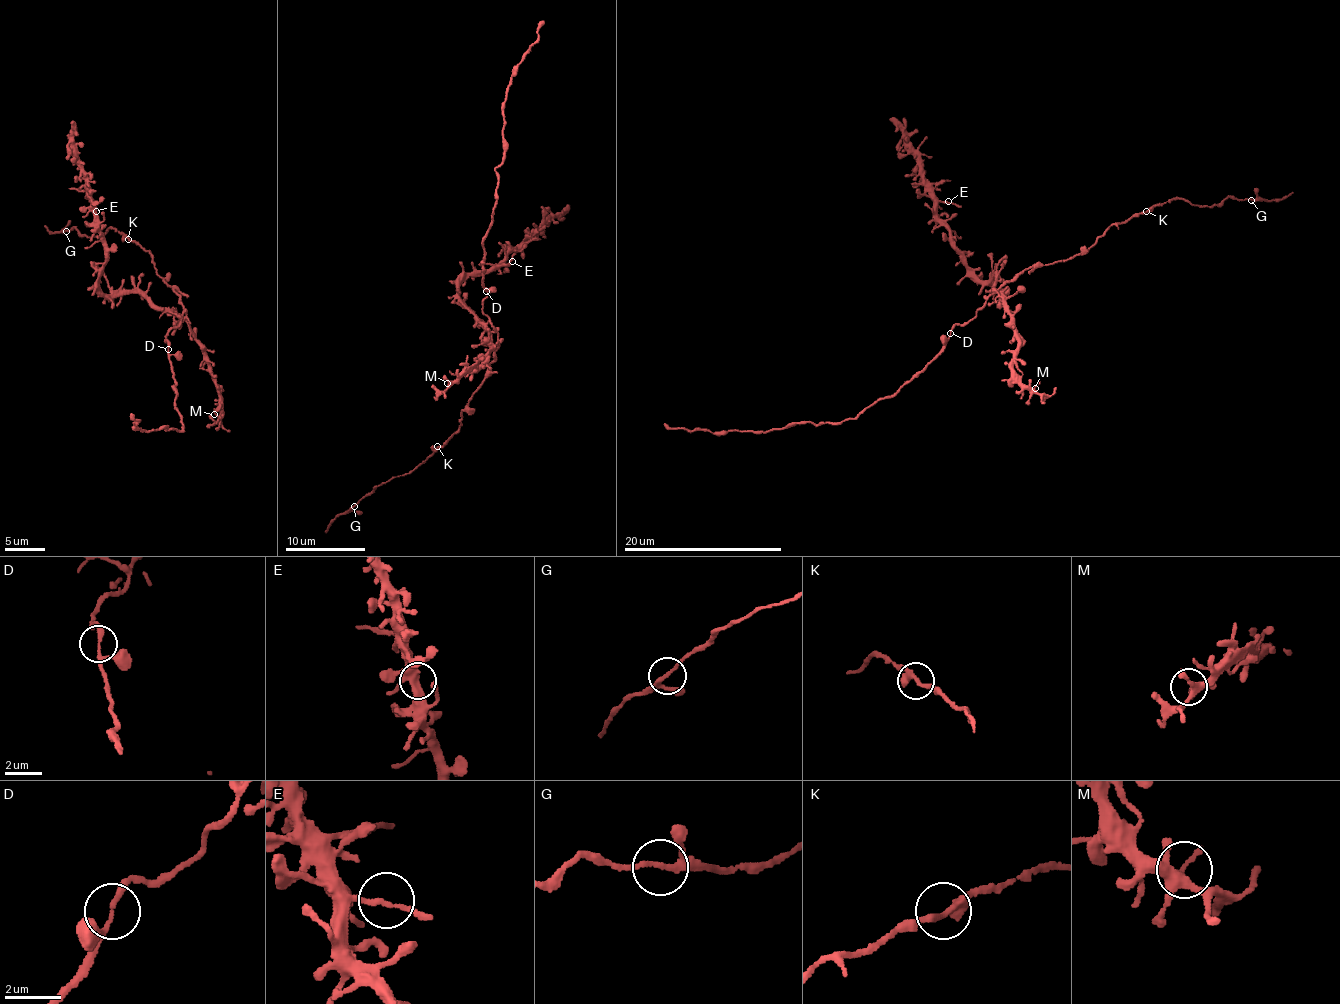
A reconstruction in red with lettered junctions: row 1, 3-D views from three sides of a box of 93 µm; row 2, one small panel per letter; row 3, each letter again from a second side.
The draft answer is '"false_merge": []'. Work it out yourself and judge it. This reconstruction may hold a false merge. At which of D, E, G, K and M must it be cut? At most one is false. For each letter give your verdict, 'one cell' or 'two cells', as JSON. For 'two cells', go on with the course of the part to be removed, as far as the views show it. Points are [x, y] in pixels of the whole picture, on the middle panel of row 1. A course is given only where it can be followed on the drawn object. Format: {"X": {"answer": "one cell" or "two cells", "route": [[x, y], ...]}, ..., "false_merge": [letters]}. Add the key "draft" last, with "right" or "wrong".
{"D": {"answer": "one cell"}, "E": {"answer": "one cell"}, "G": {"answer": "one cell"}, "K": {"answer": "one cell"}, "M": {"answer": "one cell"}, "false_merge": [], "draft": "right"}

